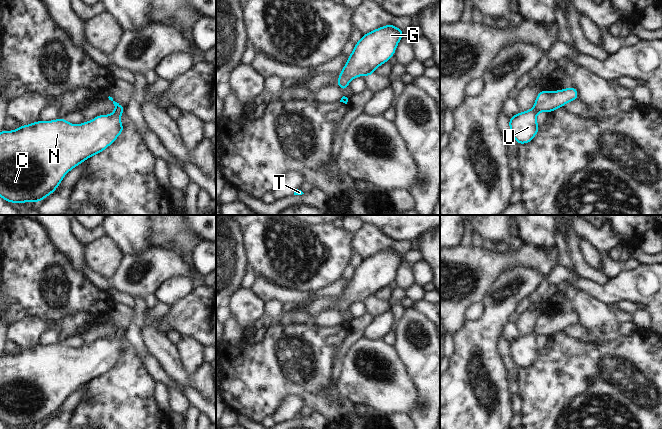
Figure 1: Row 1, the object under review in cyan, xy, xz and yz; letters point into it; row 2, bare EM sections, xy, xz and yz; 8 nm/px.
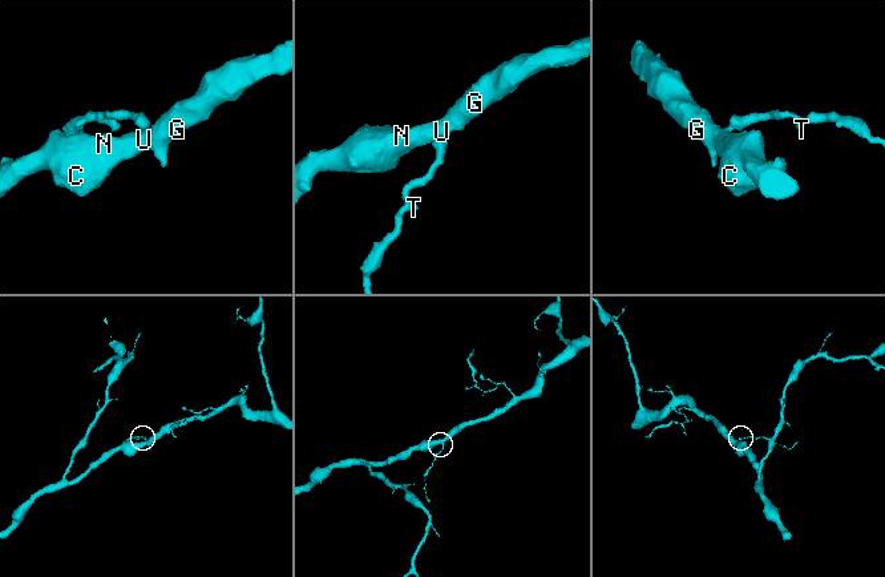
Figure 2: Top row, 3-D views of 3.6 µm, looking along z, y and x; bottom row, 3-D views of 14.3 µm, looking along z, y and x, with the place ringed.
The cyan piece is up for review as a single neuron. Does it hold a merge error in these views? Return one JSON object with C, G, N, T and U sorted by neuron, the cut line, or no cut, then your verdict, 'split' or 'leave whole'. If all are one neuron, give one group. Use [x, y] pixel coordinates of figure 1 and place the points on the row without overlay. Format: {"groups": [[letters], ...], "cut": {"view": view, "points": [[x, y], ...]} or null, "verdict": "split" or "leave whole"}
{"groups": [["C", "G", "N", "T", "U"]], "cut": null, "verdict": "leave whole"}

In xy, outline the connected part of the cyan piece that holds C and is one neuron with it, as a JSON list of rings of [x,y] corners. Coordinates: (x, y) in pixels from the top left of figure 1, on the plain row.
[[[108,322],[115,330],[114,337],[98,339],[89,346],[73,349],[63,341],[21,349],[16,355],[4,353],[0,356],[0,421],[19,429],[26,425],[39,427],[56,415],[67,396],[115,366],[125,354],[120,340],[126,330]]]

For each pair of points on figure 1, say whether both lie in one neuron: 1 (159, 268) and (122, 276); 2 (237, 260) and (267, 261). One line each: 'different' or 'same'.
1: same
2: different

